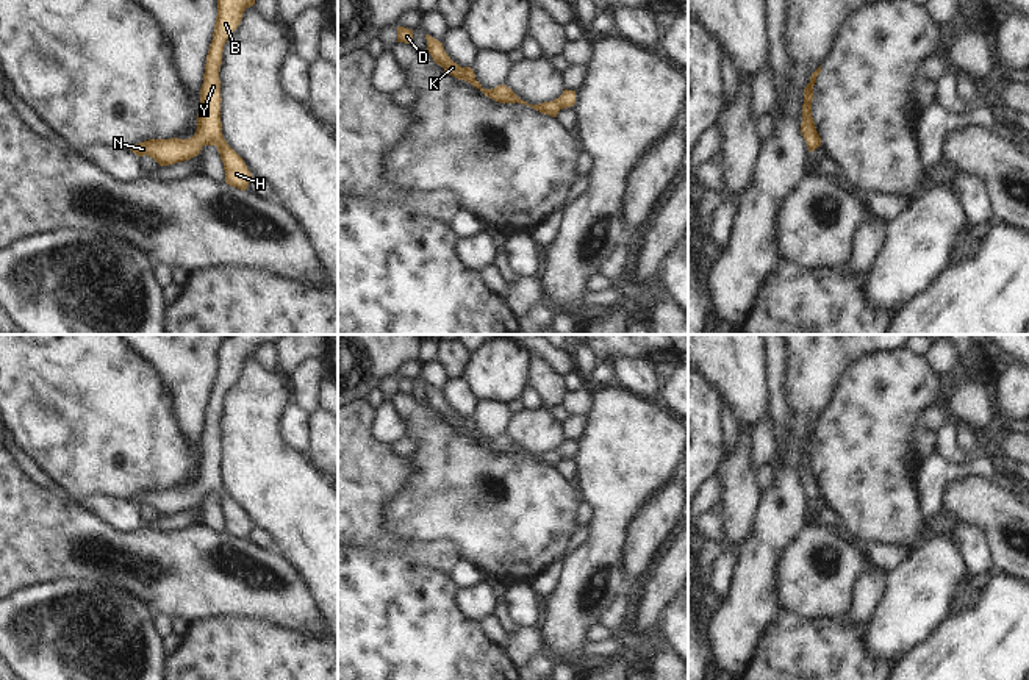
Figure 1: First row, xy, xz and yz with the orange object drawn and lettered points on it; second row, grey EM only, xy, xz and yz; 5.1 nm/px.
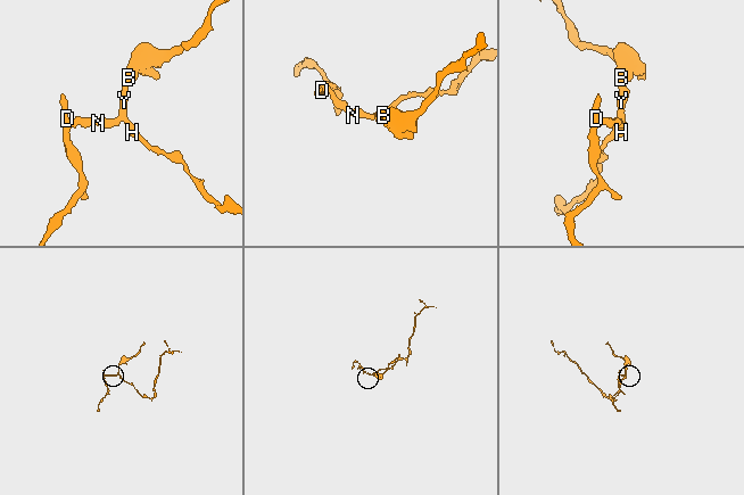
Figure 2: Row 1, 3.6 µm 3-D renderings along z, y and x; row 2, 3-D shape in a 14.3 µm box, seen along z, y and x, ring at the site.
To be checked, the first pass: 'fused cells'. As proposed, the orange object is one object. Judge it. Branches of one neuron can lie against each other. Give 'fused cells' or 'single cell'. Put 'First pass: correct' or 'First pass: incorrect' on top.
First pass: incorrect
single cell

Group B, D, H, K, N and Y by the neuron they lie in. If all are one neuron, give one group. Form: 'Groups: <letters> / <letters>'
Groups: B D H K N Y

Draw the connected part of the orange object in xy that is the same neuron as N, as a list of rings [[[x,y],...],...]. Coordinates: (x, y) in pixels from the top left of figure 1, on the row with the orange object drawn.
[[[217,0],[217,17],[206,55],[195,134],[189,139],[149,139],[133,145],[130,149],[133,153],[147,155],[160,166],[170,166],[197,156],[203,145],[216,145],[224,163],[225,183],[241,191],[247,189],[253,177],[222,134],[219,69],[227,39],[241,23],[244,11],[253,5],[255,0]]]

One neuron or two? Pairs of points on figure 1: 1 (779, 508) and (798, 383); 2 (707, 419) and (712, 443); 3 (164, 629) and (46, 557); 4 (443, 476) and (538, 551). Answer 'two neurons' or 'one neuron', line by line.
1: one neuron
2: one neuron
3: two neurons
4: one neuron

